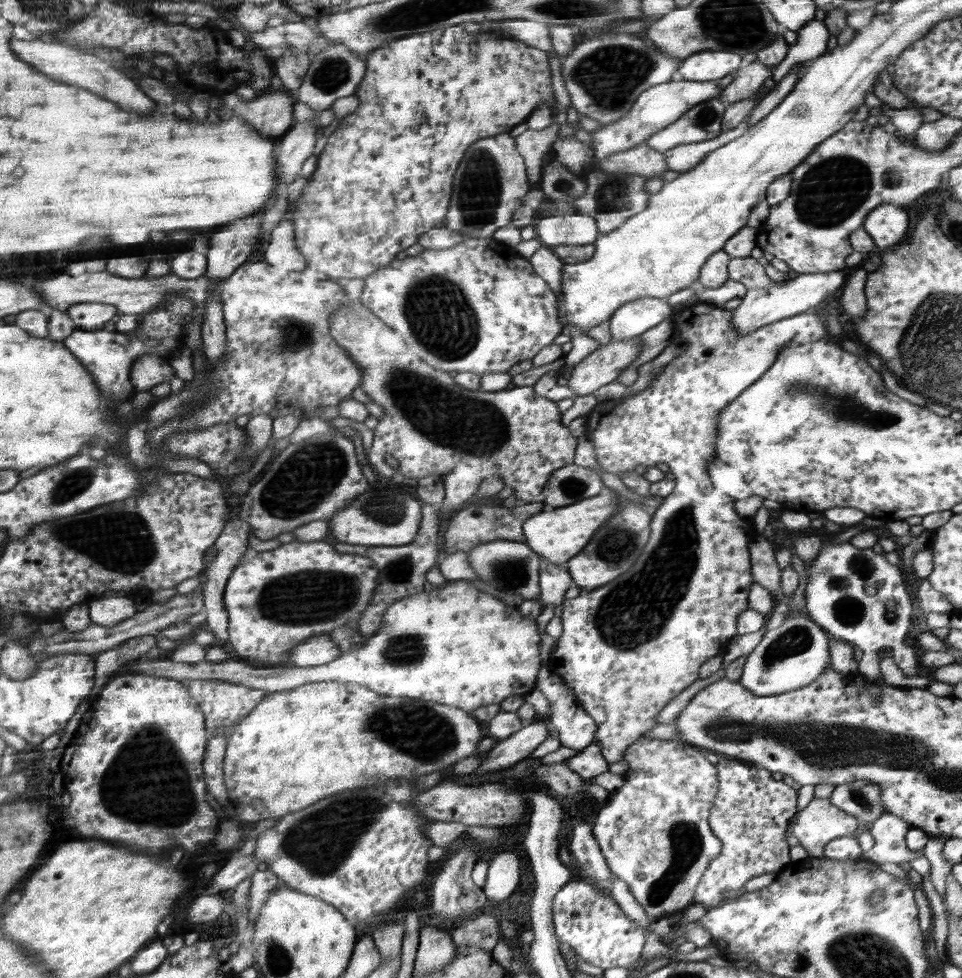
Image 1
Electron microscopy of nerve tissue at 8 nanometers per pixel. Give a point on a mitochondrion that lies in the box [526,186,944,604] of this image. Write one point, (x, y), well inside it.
(844, 408)

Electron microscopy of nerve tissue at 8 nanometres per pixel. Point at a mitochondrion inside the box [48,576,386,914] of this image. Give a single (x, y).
(151, 756)

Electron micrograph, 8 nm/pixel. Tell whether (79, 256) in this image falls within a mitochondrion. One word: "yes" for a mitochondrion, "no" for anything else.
no

